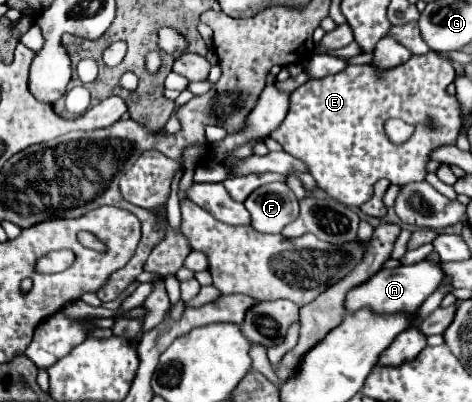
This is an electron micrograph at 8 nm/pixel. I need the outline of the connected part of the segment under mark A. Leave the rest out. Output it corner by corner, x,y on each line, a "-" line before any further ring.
427,259
419,261
415,265
401,265
397,269
381,269
367,283
363,283
363,285
359,285
347,293
345,307
347,307
347,311
371,307
377,313
399,313
399,311
413,313
437,289
443,275
445,273
441,269
441,263
429,263

